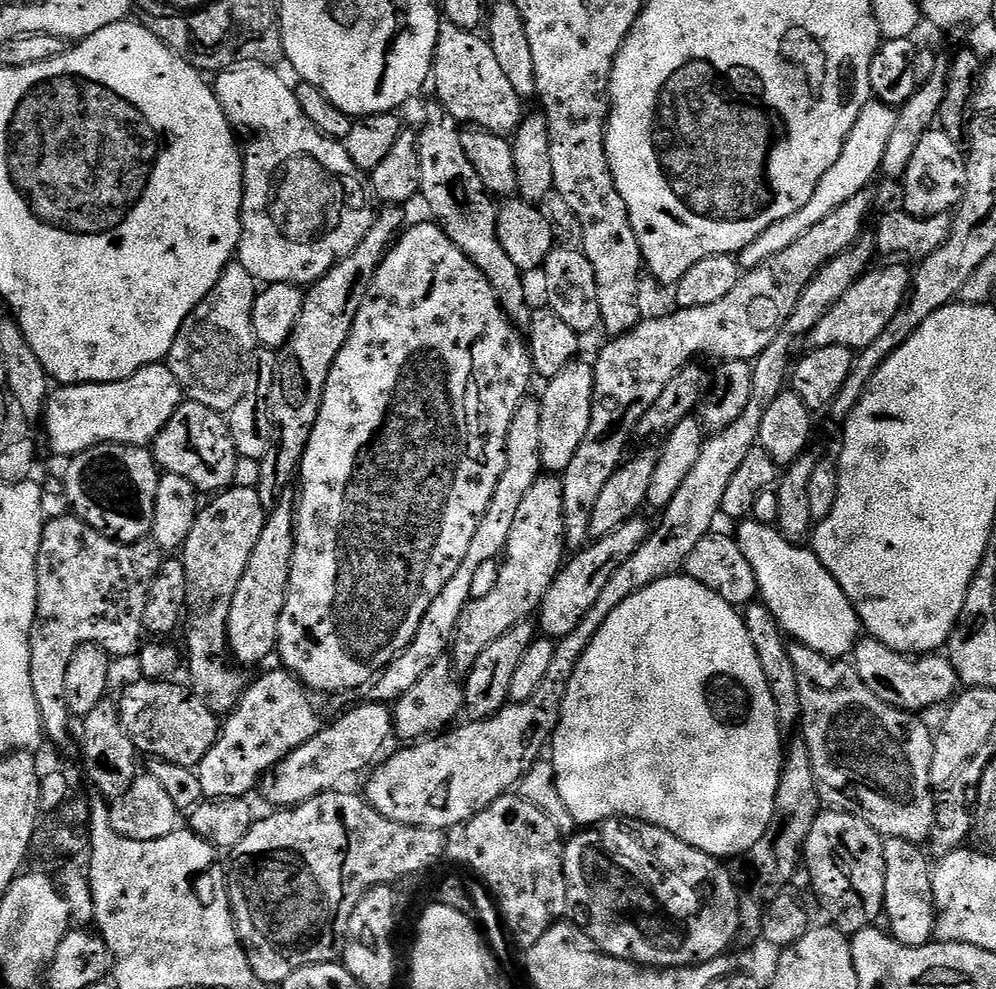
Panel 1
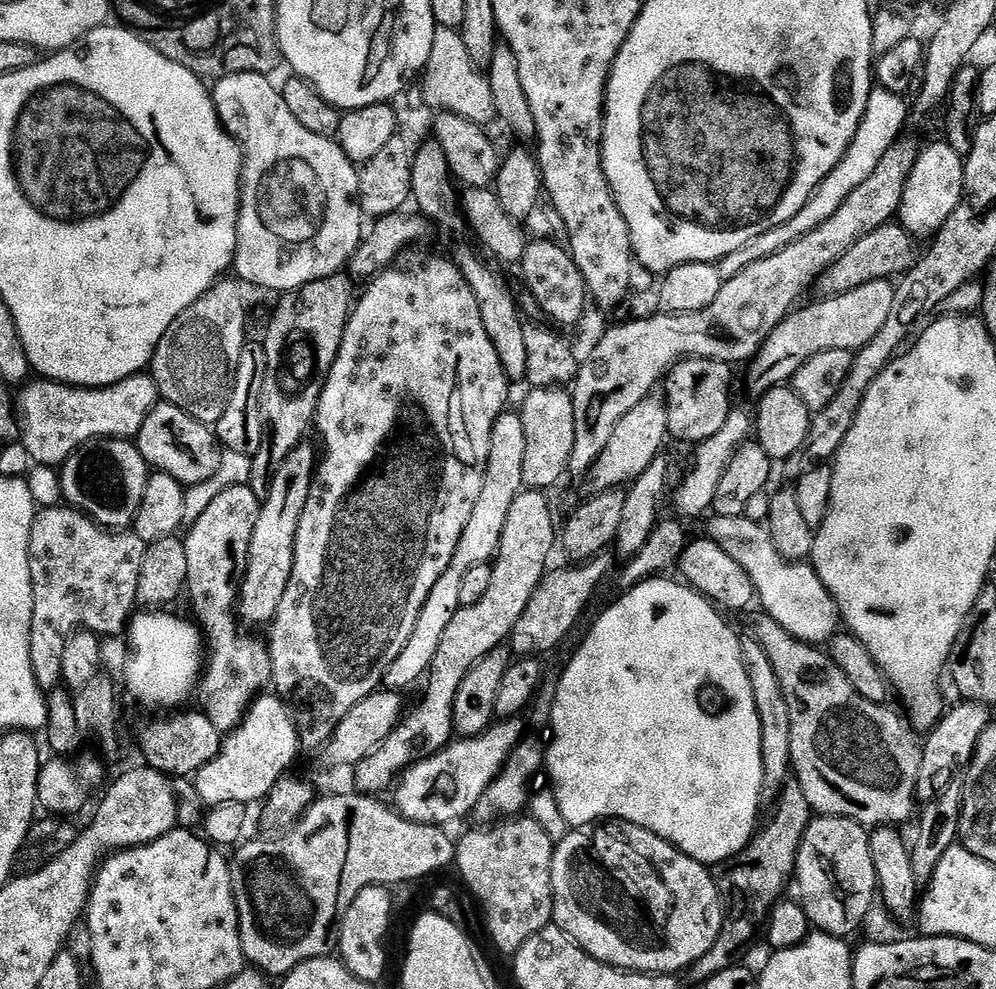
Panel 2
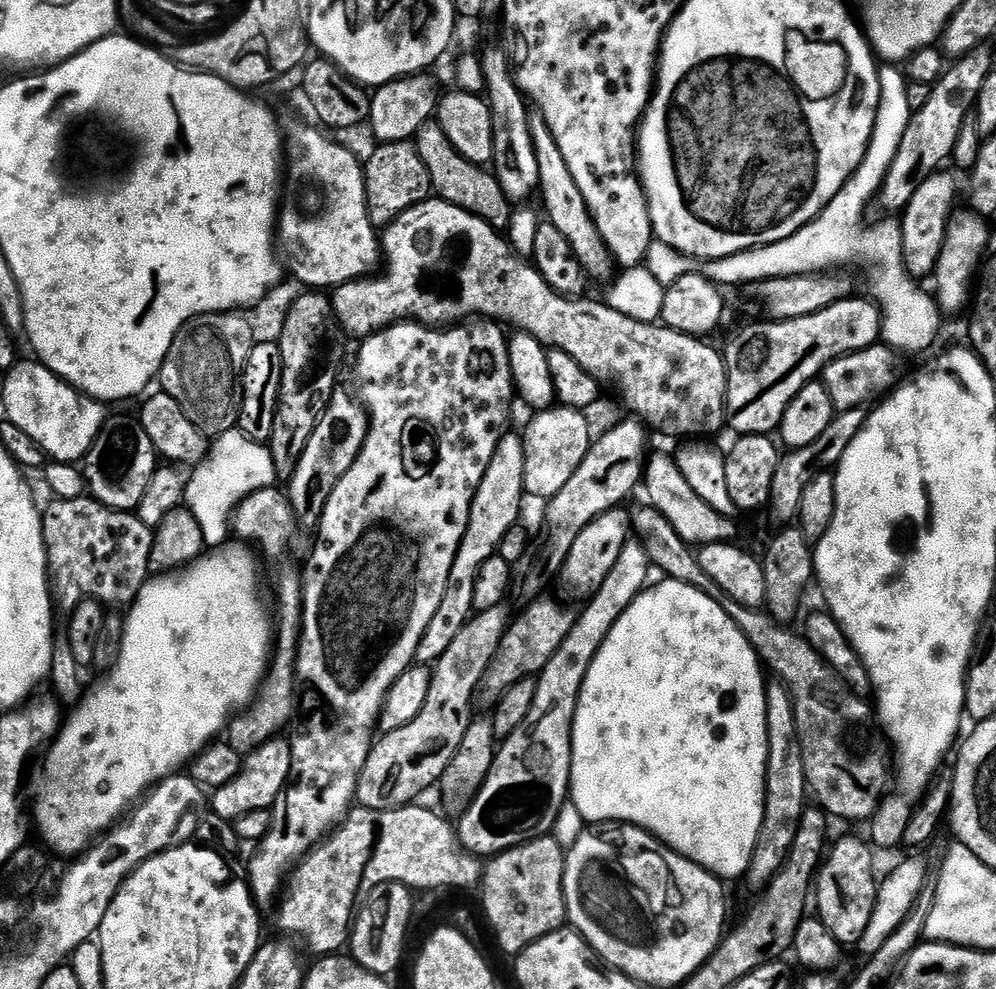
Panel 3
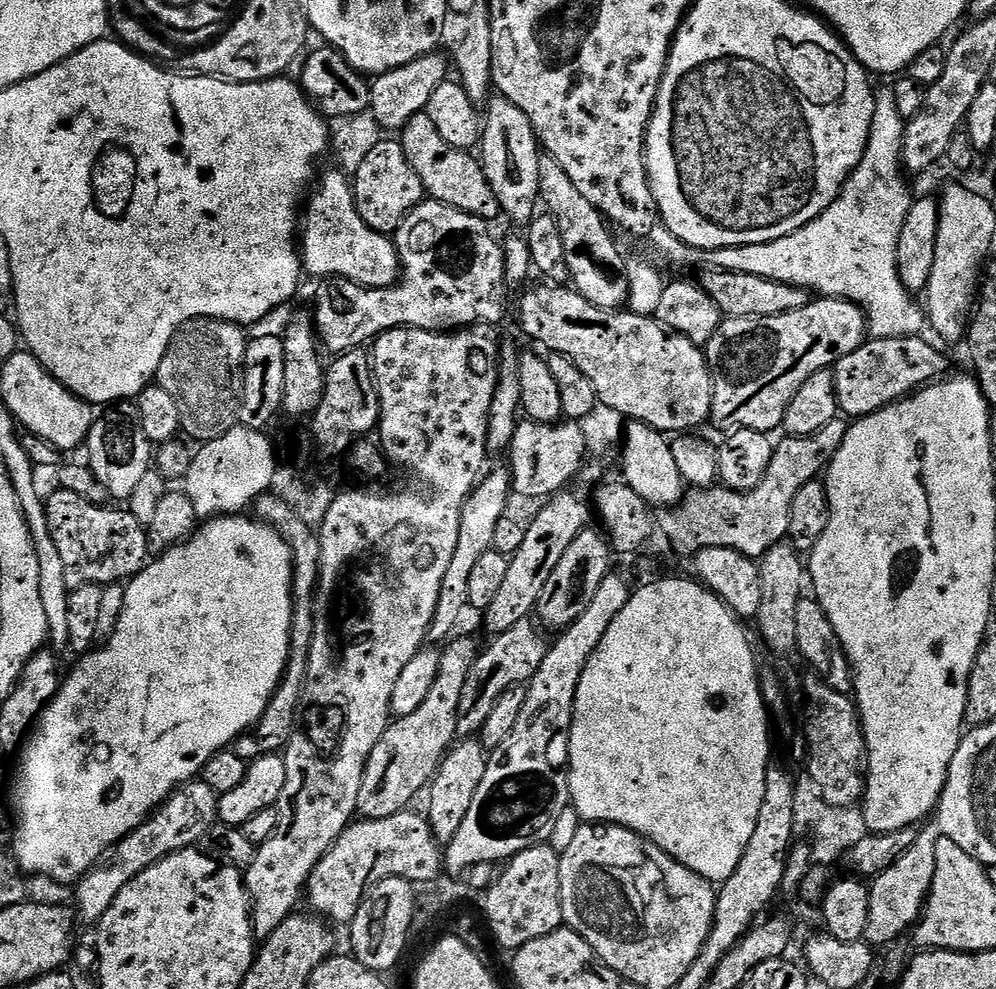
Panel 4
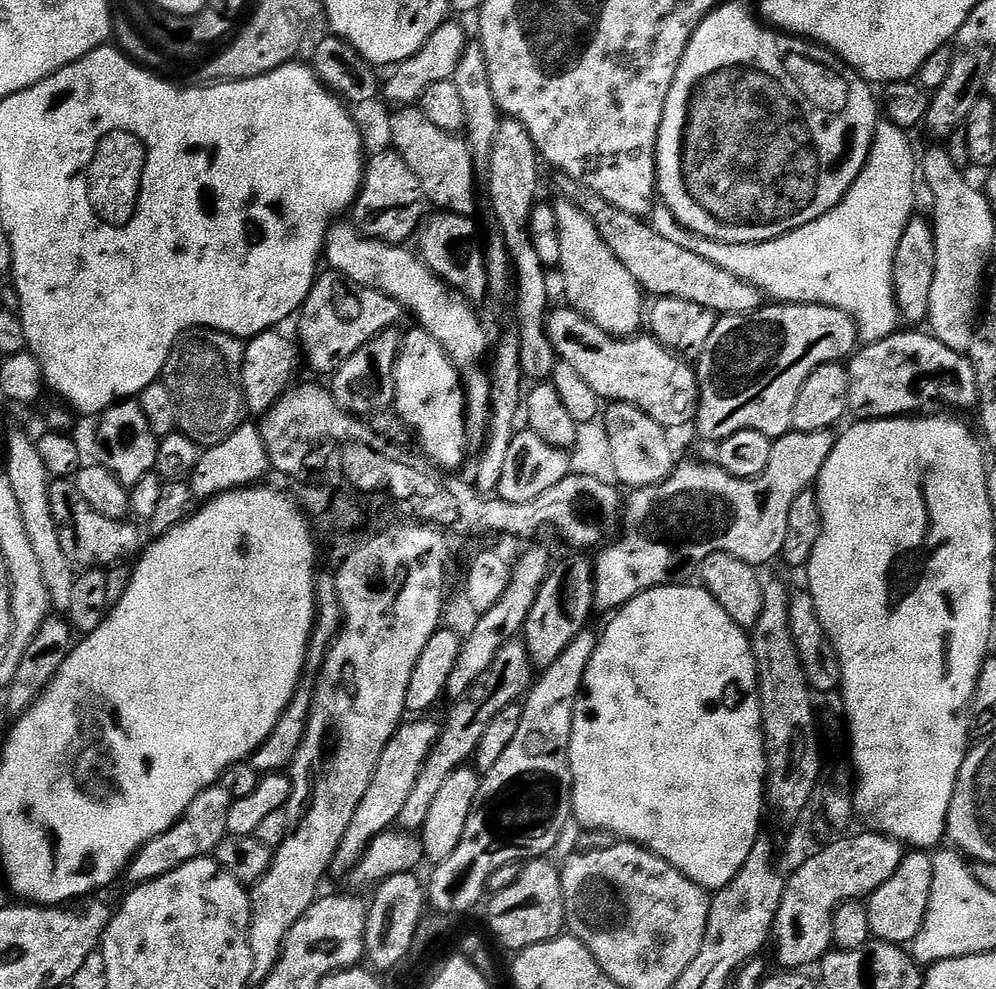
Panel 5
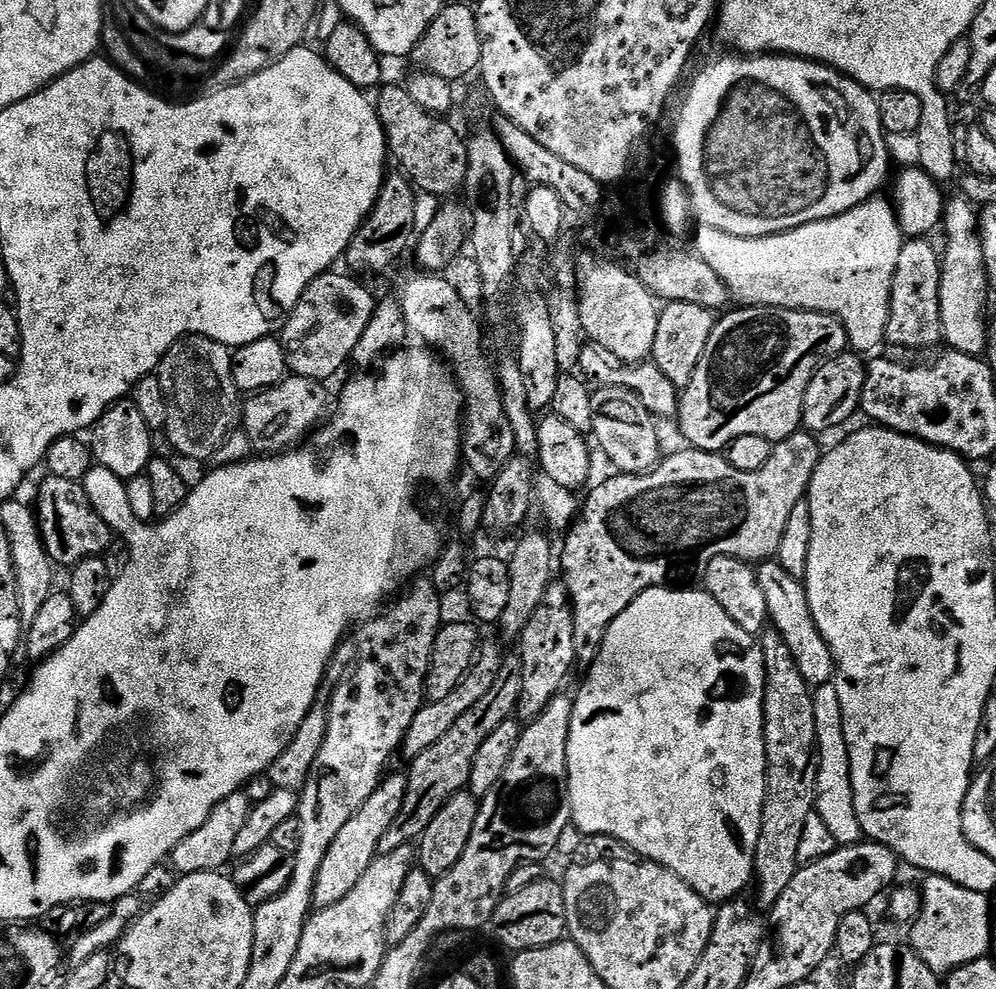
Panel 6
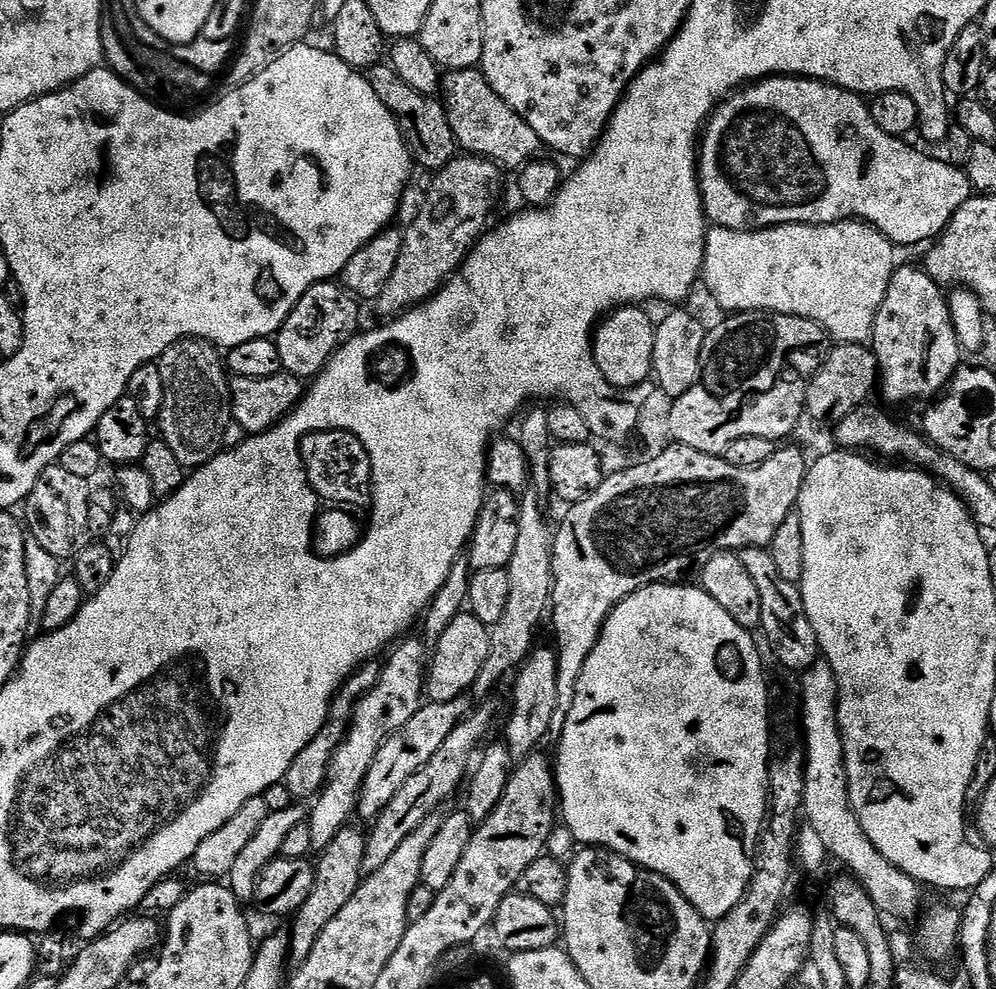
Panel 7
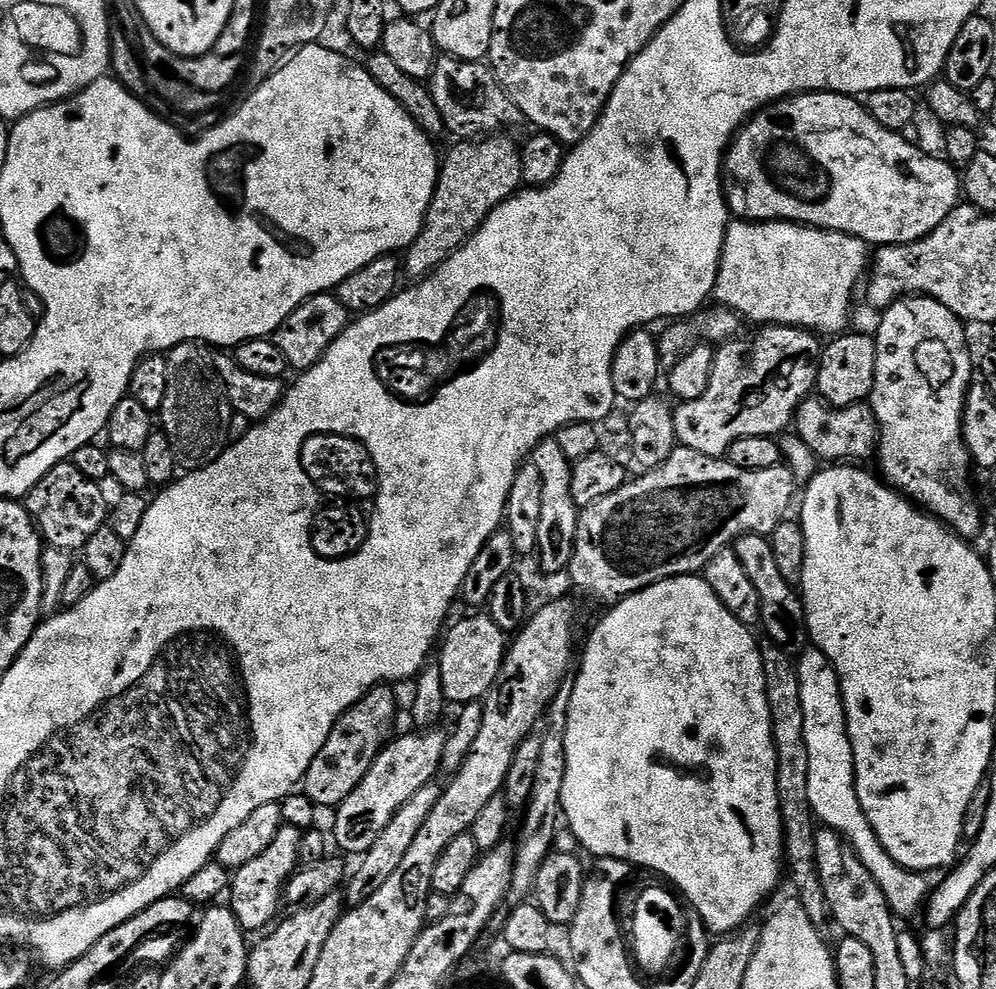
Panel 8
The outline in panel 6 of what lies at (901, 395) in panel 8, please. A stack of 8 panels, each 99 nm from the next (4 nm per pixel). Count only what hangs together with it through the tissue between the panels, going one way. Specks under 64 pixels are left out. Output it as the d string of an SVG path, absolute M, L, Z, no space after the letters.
M912 238L905 243L898 258L892 283L887 343L900 348L932 348L941 343L940 330L940 273L942 256L924 238Z

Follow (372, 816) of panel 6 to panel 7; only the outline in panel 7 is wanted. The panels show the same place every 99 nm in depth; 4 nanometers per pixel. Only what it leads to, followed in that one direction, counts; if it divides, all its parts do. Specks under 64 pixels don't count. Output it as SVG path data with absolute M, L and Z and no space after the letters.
M344 826L337 832L336 837L319 853L320 861L315 861L316 877L314 890L310 890L310 898L291 917L292 932L290 931L290 960L299 966L306 958L310 958L310 950L314 950L314 942L318 942L318 934L326 930L326 925L334 919L334 914L354 898L360 888L360 881L365 875L364 855L366 854L366 836L362 831Z

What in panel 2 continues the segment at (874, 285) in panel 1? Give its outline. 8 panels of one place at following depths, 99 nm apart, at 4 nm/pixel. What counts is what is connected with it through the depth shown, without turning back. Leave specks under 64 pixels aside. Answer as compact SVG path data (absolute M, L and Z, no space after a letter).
M899 283L878 284L870 286L868 290L862 290L858 294L842 294L841 296L830 296L817 299L817 304L812 304L809 308L805 306L797 307L774 331L768 335L766 342L760 347L760 351L752 357L748 368L748 388L756 395L756 398L763 398L769 392L787 385L788 379L795 377L803 369L804 364L810 358L814 358L819 352L829 352L835 348L844 348L847 352L865 353L870 351L894 326L894 318L898 318L900 309L900 297L902 288Z

